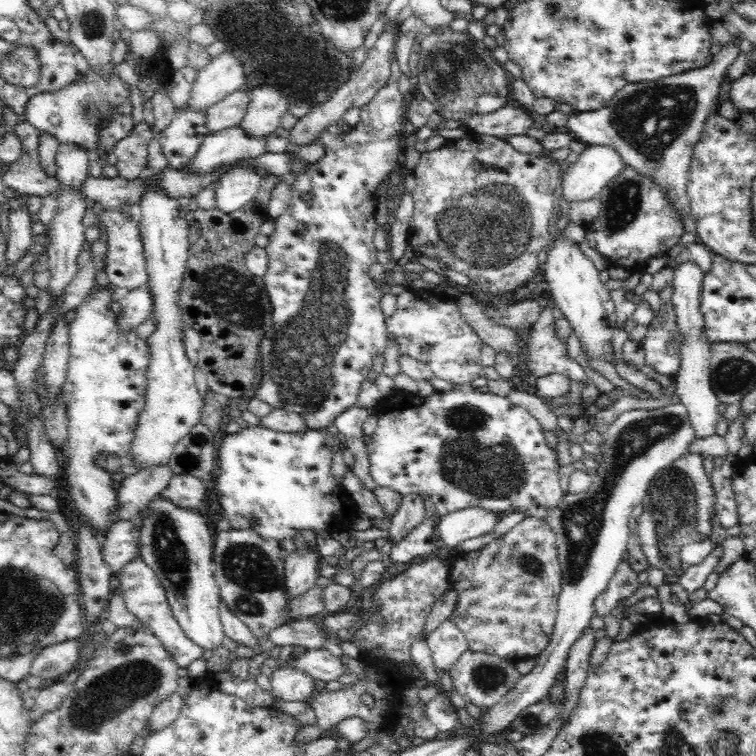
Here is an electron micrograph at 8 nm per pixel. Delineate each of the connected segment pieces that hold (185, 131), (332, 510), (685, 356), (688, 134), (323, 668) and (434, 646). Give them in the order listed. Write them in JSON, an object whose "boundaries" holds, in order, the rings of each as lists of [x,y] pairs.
{"boundaries":[[[[186,107],[178,110],[172,117],[170,124],[157,137],[159,144],[163,149],[163,154],[168,160],[168,168],[184,169],[189,163],[192,163],[193,156],[196,156],[201,143],[207,135],[209,135],[208,119],[206,119],[206,110],[192,109]]],[[[249,426],[238,433],[225,433],[220,440],[216,488],[218,503],[223,517],[228,518],[232,529],[252,529],[260,537],[276,542],[291,538],[295,530],[318,532],[342,532],[358,519],[359,508],[349,494],[337,484],[331,473],[332,457],[336,442],[329,435],[318,430],[304,432],[276,432],[269,428]]],[[[684,261],[678,265],[673,277],[674,291],[671,297],[672,307],[676,313],[678,333],[684,337],[682,350],[680,350],[681,365],[675,373],[675,393],[680,398],[688,412],[690,425],[696,433],[696,438],[712,436],[716,432],[719,418],[718,405],[721,403],[712,390],[710,380],[710,345],[703,333],[704,317],[700,310],[700,293],[705,274],[694,261]]],[[[734,35],[729,44],[713,56],[712,62],[704,68],[686,70],[682,74],[674,74],[656,80],[654,82],[630,83],[621,88],[612,98],[598,110],[573,113],[569,116],[567,127],[578,141],[586,146],[610,146],[616,150],[625,166],[630,166],[637,174],[652,178],[655,184],[663,187],[669,202],[675,208],[675,212],[683,218],[684,233],[695,231],[695,222],[692,220],[690,200],[687,196],[689,169],[694,148],[700,141],[705,130],[705,122],[713,113],[717,98],[719,97],[720,83],[726,71],[741,52],[738,48],[740,35]]],[[[326,649],[306,650],[300,657],[287,661],[289,668],[300,669],[313,680],[338,681],[347,674],[346,666]]],[[[448,619],[430,633],[426,640],[436,670],[442,669],[449,674],[456,660],[469,649],[464,633],[456,627],[455,622]]]]}

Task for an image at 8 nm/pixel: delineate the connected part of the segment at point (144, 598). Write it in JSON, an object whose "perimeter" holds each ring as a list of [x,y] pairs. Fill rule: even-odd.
{"perimeter":[[[131,560],[127,562],[119,571],[119,581],[117,582],[119,592],[123,594],[125,606],[128,611],[142,621],[150,632],[161,641],[164,649],[172,656],[174,663],[180,668],[188,668],[194,660],[203,656],[203,649],[197,646],[182,631],[179,623],[174,619],[174,615],[166,600],[165,590],[160,583],[156,573],[142,560]]]}

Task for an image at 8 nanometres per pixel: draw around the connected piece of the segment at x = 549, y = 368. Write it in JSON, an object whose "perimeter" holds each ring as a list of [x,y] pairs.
{"perimeter":[[[550,296],[549,304],[541,310],[536,324],[534,324],[532,330],[530,330],[530,338],[528,338],[528,342],[524,344],[524,365],[526,364],[530,375],[536,376],[536,378],[558,373],[570,377],[570,380],[581,381],[584,384],[584,388],[581,392],[581,400],[583,400],[583,405],[586,404],[586,407],[592,409],[595,401],[602,393],[594,386],[594,382],[587,378],[588,373],[584,368],[578,365],[578,363],[568,355],[567,342],[560,341],[560,337],[556,335],[556,325],[554,325],[554,317],[552,317],[552,312],[555,308],[556,303],[554,303],[554,299]]]}

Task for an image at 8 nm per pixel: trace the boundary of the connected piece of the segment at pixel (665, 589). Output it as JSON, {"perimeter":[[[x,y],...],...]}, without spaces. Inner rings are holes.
{"perimeter":[[[680,583],[666,584],[657,587],[657,595],[662,603],[660,614],[669,621],[685,624],[692,620],[686,613],[686,602],[688,602],[688,591],[684,590]]]}

